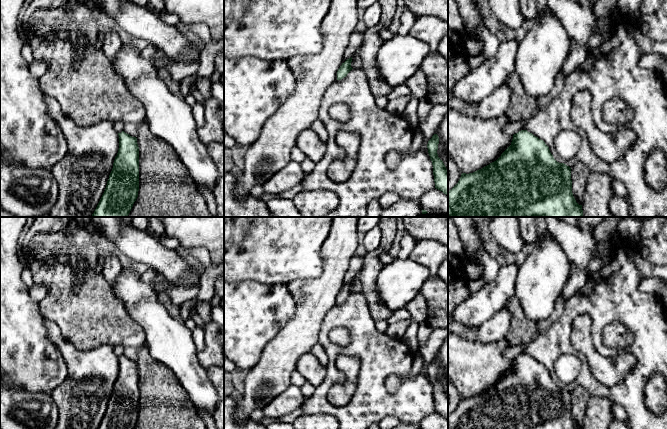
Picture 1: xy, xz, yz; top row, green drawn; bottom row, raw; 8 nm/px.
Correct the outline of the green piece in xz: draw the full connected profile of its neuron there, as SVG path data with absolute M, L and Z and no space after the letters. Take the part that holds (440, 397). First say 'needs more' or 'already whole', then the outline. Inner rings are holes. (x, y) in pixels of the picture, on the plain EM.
already whole; M434 358L428 365L427 372L433 389L435 412L448 419L448 394L443 385L438 381L437 374L439 361Z

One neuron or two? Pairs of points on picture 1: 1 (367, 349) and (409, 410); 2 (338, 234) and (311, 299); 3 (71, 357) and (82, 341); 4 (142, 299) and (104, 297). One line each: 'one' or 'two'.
1: one
2: one
3: two
4: two

